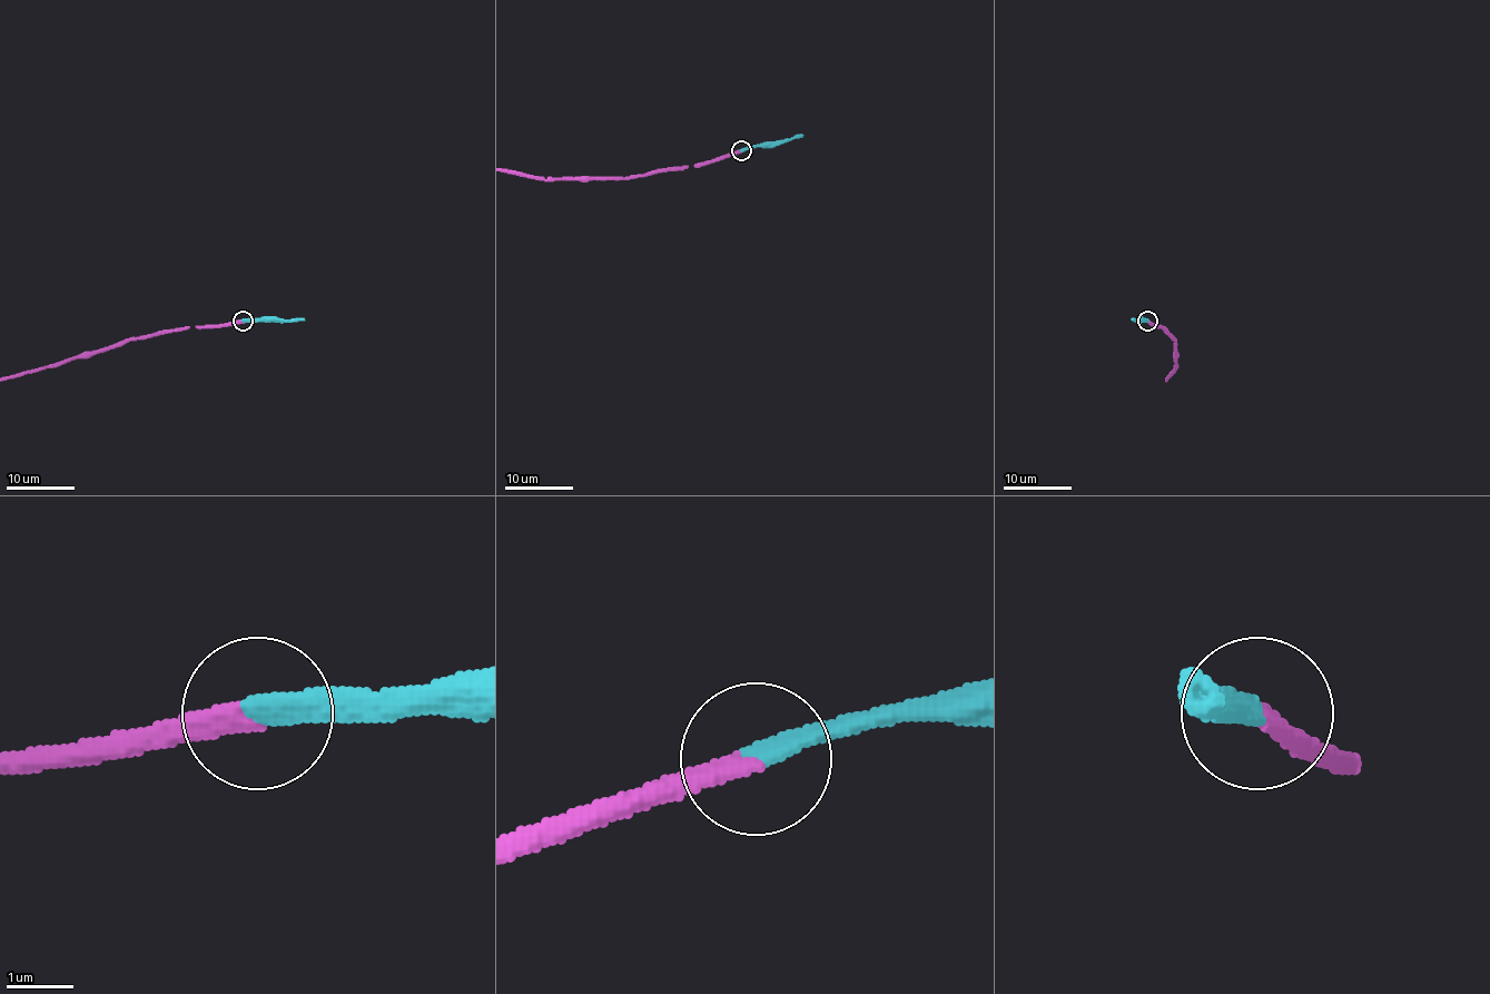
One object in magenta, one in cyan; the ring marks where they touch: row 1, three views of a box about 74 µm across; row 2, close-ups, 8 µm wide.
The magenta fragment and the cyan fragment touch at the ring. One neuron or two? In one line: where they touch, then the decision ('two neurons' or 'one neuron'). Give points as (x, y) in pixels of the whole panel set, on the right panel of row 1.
(1147, 321) | one neuron

